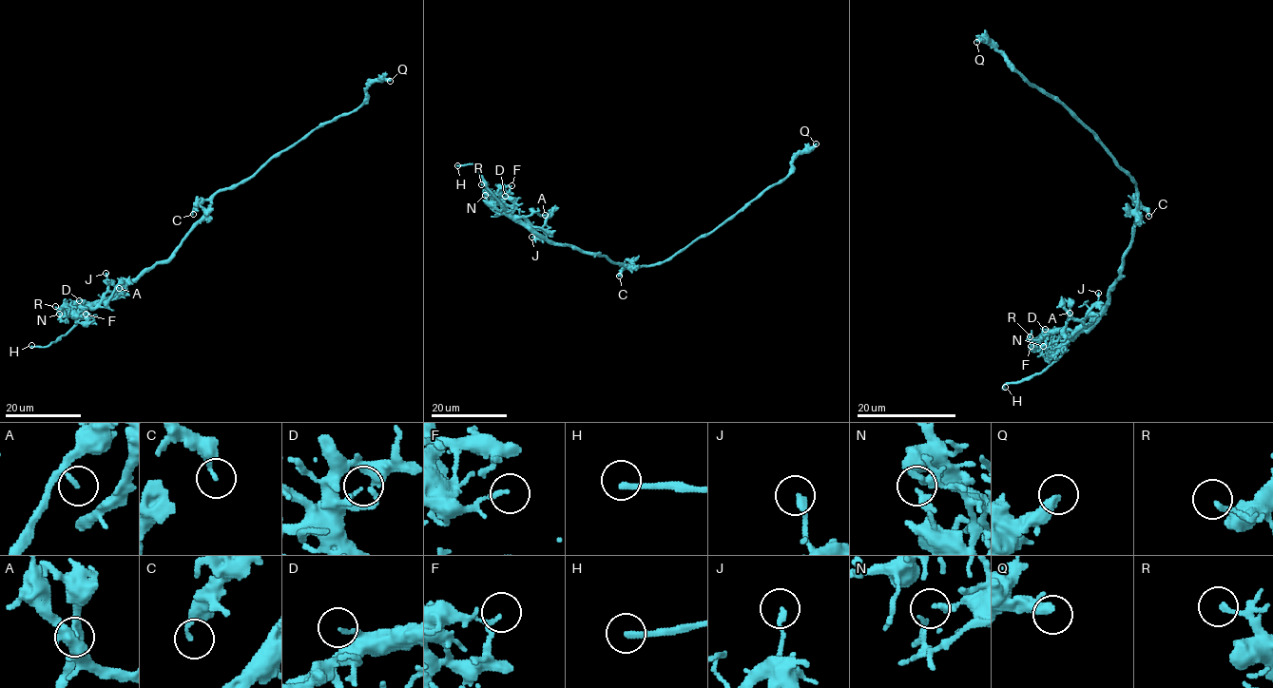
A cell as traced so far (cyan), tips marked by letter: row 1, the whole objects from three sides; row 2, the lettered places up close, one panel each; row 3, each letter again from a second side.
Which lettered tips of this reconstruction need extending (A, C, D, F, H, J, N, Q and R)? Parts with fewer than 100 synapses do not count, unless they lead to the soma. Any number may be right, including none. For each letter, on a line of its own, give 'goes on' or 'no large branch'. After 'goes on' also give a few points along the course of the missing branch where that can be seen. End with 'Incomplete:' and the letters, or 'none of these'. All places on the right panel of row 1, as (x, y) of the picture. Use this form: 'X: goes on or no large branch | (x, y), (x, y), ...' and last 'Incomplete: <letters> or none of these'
A: no large branch
C: no large branch
D: no large branch
F: no large branch
H: goes on | (1005, 387), (1001, 379), (978, 362)
J: no large branch
N: no large branch
Q: no large branch
R: no large branch
Incomplete: H

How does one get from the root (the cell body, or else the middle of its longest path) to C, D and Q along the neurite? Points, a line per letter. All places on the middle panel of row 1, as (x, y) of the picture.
C: (634, 265), (626, 266), (619, 276)
D: (634, 265), (614, 263), (605, 256), (582, 252), (576, 246), (549, 242), (511, 215), (502, 202), (505, 196)
Q: (634, 265), (662, 263), (698, 238), (714, 231), (765, 190), (779, 183), (789, 173), (791, 162), (816, 143)

